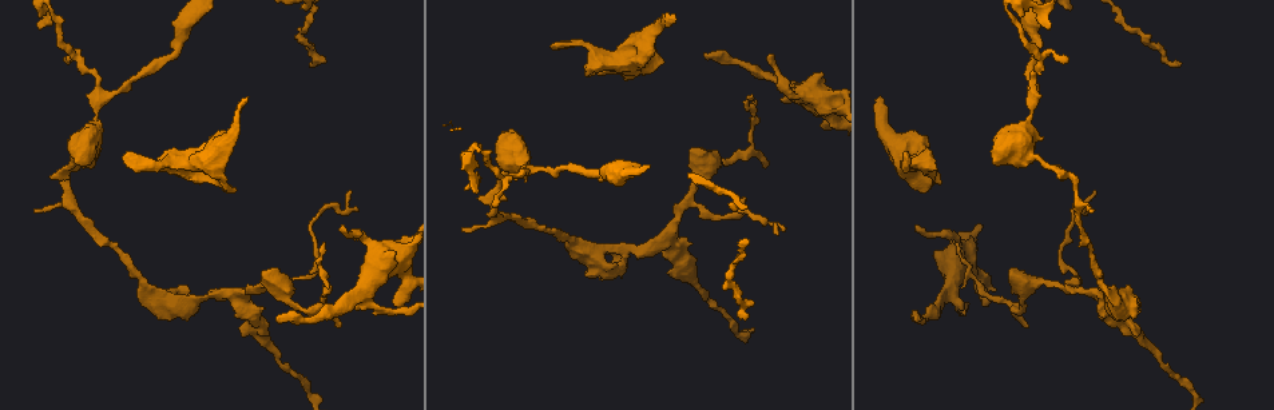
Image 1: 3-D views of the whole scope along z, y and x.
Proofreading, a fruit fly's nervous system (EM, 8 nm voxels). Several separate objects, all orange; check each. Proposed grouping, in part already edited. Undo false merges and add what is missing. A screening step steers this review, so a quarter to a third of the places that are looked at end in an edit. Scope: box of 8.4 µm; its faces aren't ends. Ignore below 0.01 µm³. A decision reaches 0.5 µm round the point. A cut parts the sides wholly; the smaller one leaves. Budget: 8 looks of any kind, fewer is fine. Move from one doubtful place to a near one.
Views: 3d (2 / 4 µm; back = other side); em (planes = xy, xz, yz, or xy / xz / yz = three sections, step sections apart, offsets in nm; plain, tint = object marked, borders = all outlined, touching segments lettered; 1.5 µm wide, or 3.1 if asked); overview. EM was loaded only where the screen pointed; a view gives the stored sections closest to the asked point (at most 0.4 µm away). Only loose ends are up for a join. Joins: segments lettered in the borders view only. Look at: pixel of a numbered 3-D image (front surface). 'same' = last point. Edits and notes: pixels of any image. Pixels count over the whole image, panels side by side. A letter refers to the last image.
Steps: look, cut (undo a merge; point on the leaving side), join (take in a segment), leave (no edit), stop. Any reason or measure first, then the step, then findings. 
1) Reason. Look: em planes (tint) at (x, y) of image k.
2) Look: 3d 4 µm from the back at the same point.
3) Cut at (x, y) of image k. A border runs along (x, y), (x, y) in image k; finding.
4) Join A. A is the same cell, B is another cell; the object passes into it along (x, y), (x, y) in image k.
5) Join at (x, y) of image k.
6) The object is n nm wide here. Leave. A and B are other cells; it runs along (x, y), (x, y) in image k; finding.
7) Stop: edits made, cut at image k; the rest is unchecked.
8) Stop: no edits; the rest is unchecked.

Tapers out. Look: 3d 2 µm from the back at (342, 226) of image 1.

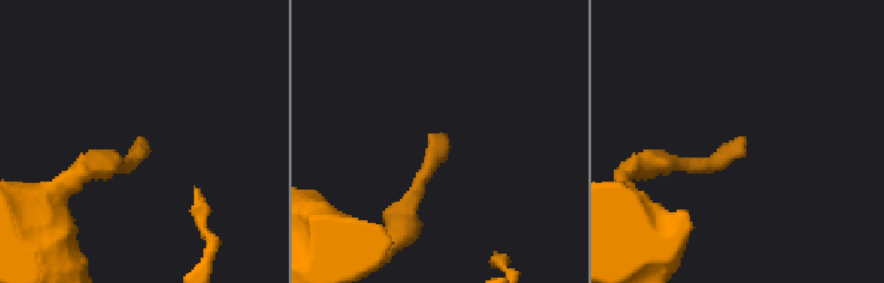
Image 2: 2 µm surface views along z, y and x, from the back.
Look: em xz step 8 (borders) at (741, 137) of image 2.

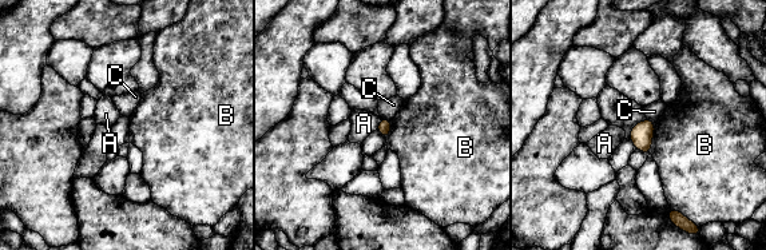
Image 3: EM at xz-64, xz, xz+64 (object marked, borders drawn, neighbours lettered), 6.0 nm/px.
Leave. A, B and C are other cells; a border runs along (655, 122), (650, 154) in image 3; no lettered segment goes on from it.

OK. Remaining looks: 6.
Thin end. Look: 3d 4 µm at (246, 101) of image 1.

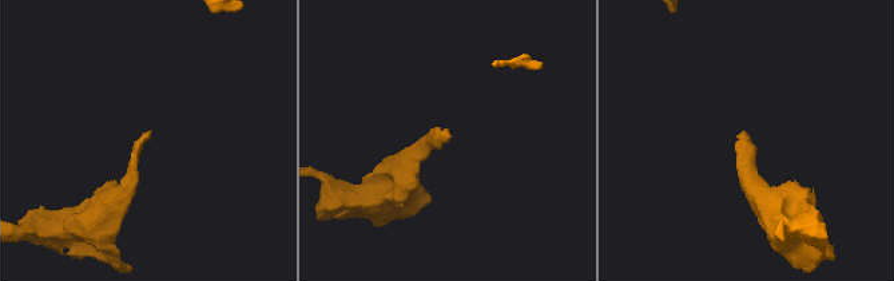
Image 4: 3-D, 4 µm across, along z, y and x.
Look: em xy step 4 (borders) at (736, 135) of image 4.

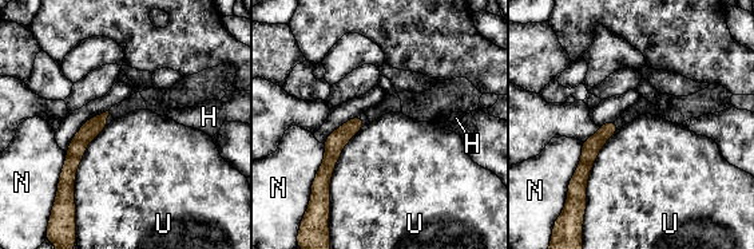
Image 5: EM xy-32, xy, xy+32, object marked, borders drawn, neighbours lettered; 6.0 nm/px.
Look: em planes (borders) at the same point.

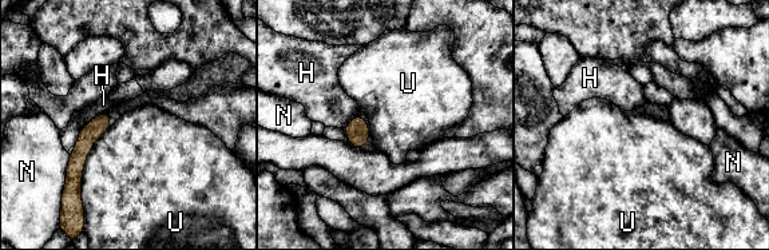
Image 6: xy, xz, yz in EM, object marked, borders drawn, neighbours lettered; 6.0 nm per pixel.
The object is 100 nm wide here. Leave. H, N and U are other cells; it runs along (106, 116), (78, 157), (76, 195) in image 6; none of them fits.

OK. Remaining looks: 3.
Look: 3d 2 µm at (125, 157) of image 1.

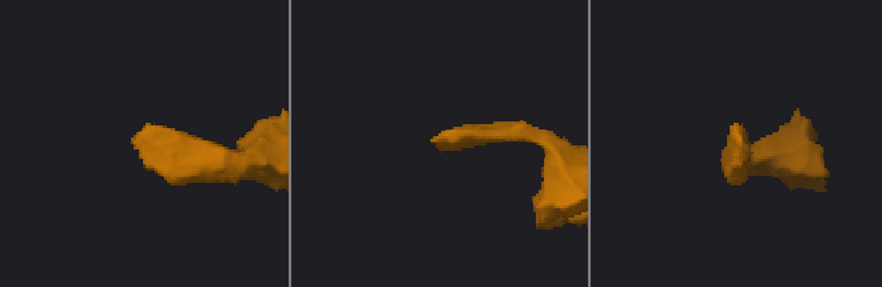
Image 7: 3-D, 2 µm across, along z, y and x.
Shape alone is not enough. Look: em planes (borders) at (744, 135) of image 7.

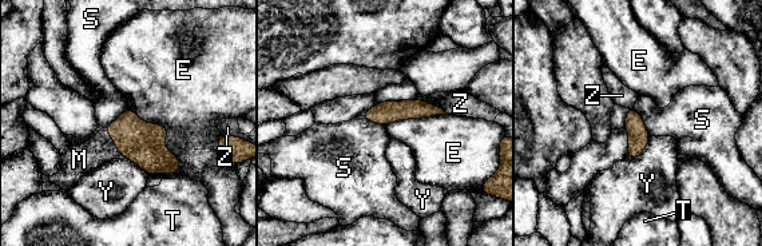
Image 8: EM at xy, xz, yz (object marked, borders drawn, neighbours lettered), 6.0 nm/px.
The longest contact is with E, 500 nm. Join M. M is the same cell, E, S, T, Y and Z are other cells; the object passes into it along (141, 142), (114, 141), (79, 159) in image 8; the cell continues.

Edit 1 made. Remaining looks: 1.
Stop: edits made, join at image 8; the rest is unchecked.

